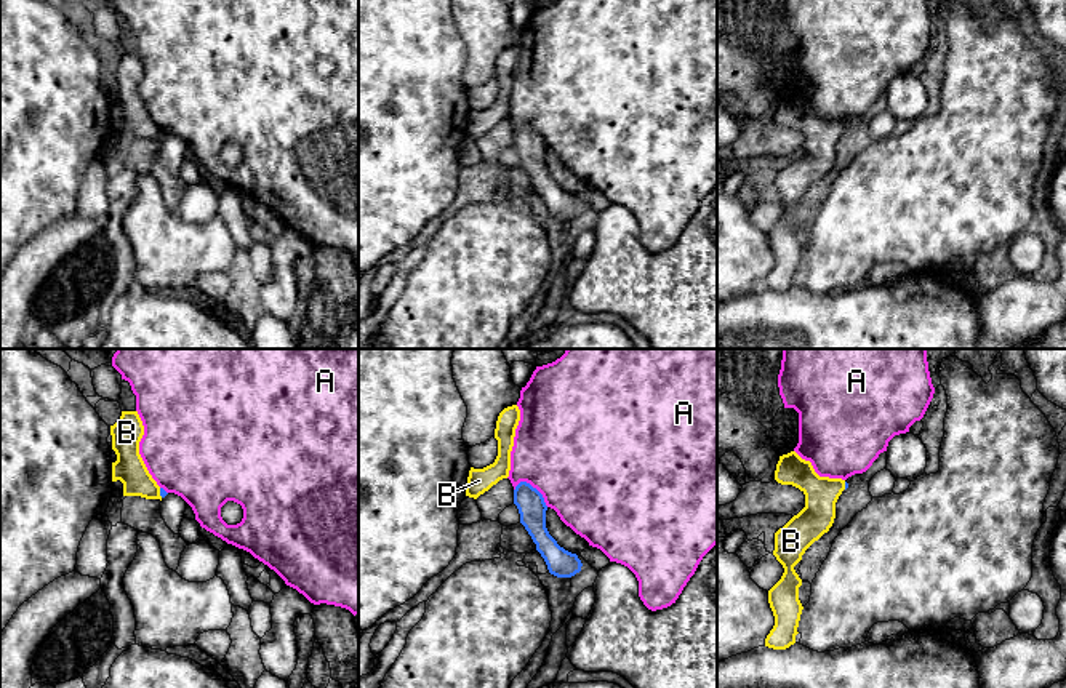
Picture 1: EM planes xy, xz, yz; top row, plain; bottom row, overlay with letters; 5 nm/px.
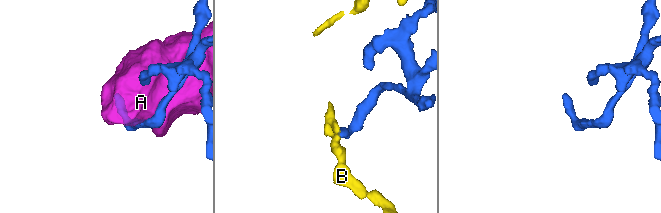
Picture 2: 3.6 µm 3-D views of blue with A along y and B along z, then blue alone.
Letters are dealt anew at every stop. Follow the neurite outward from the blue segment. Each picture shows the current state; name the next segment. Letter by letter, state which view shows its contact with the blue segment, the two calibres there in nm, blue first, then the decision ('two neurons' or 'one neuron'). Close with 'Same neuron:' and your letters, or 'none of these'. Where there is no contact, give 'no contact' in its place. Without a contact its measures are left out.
A: xz | 140/500 nm | two neurons
B: xy | 40/160 nm | two neurons
Same neuron: none of these

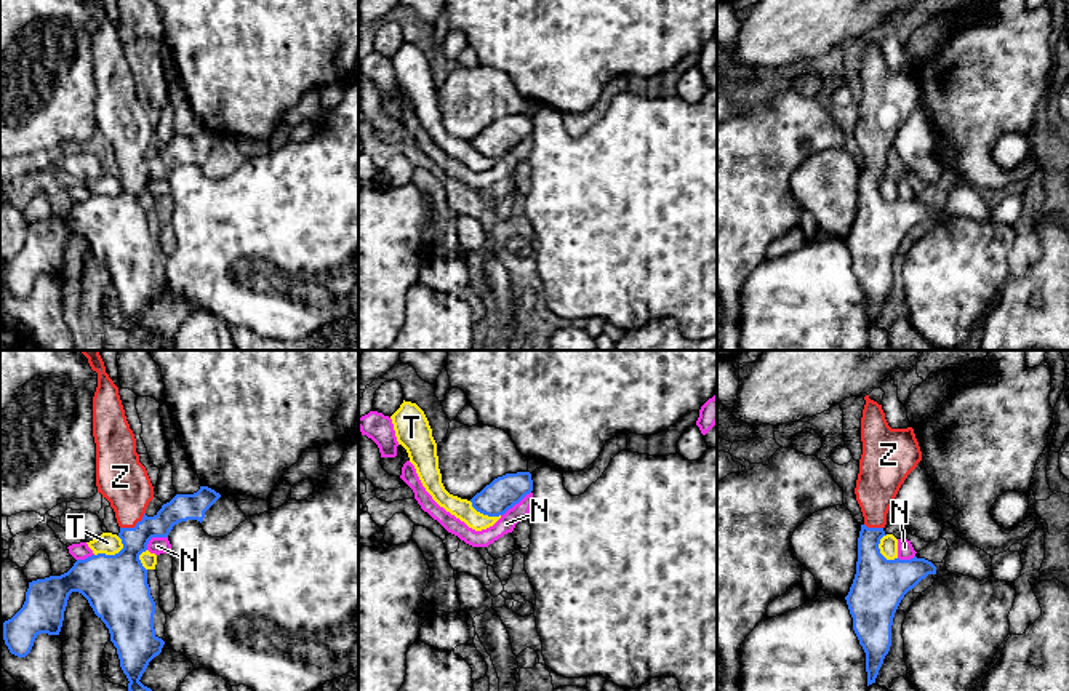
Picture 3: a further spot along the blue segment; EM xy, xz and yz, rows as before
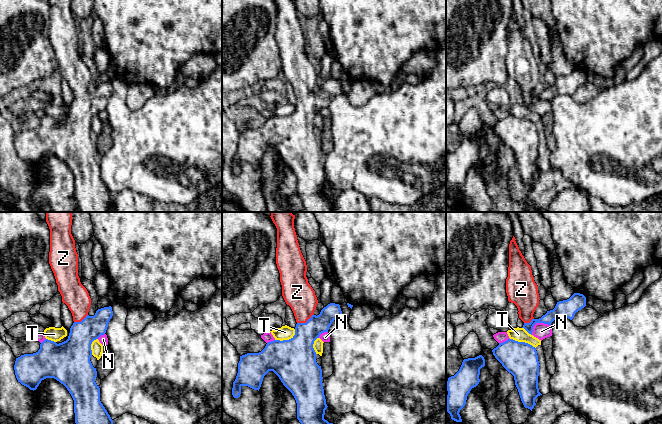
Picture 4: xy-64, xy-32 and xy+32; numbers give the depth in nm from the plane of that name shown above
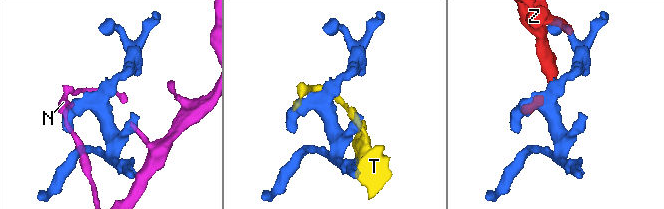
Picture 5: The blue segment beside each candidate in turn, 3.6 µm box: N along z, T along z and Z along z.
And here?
N: xz | 170/90 nm | two neurons
T: xy | 320/110 nm | two neurons
Z: xy | 220/240 nm | one neuron
Same neuron: Z

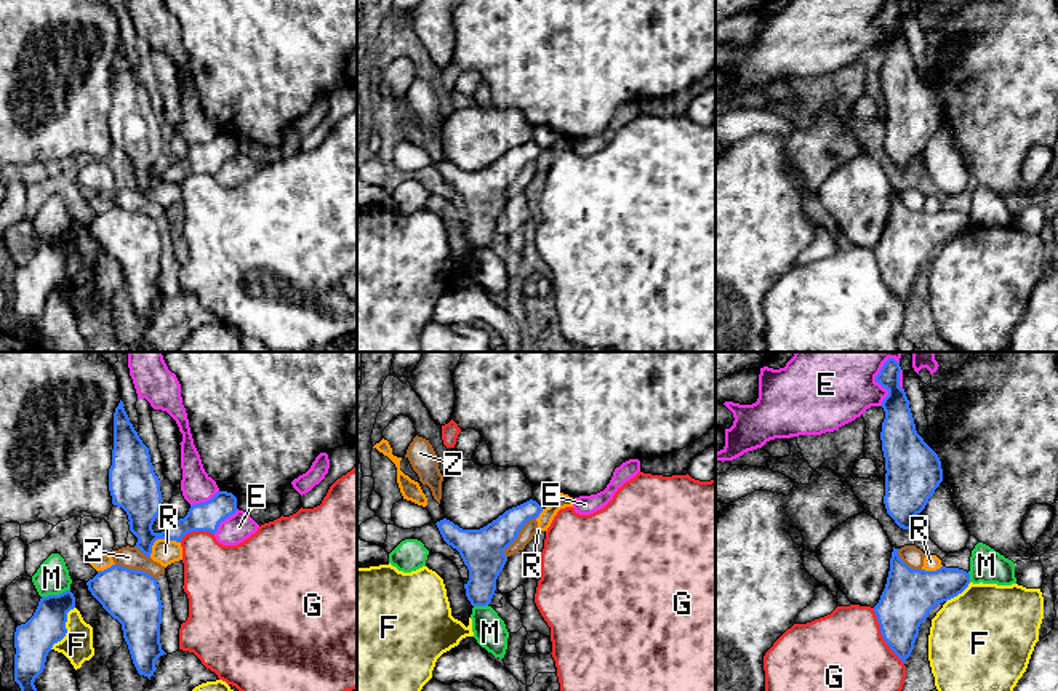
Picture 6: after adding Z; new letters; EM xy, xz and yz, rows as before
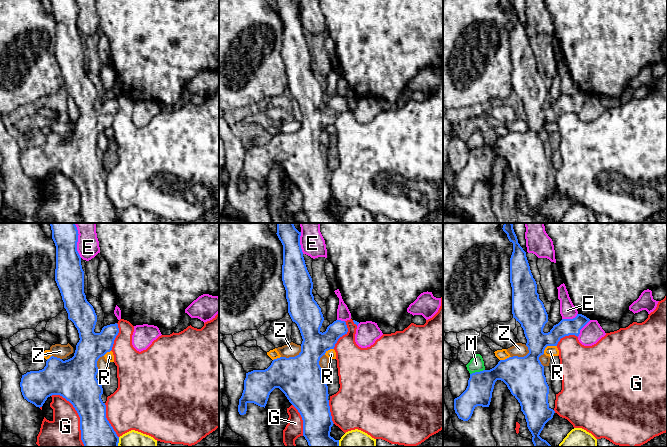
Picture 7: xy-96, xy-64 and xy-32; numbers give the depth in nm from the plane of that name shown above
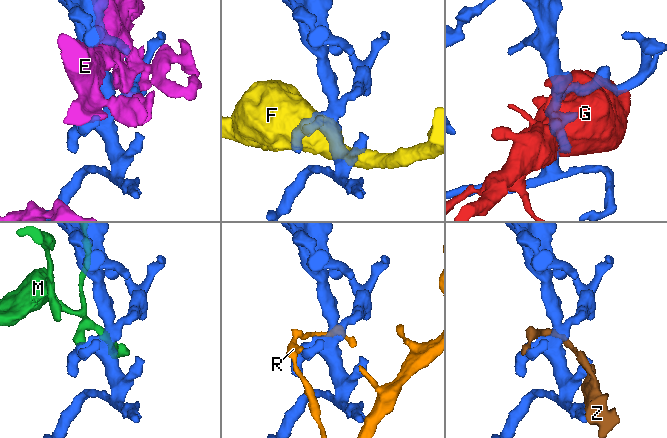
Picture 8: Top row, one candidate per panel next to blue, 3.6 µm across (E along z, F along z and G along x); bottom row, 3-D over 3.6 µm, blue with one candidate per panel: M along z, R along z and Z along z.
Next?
E: yz | 170/360 nm | two neurons
F: xy | 190/160 nm | two neurons
G: yz | 260/500 nm | two neurons
M: xy | 190/170 nm | two neurons
R: xy | 220/130 nm | two neurons
Z: xz | 220/70 nm | two neurons
Same neuron: none of these

